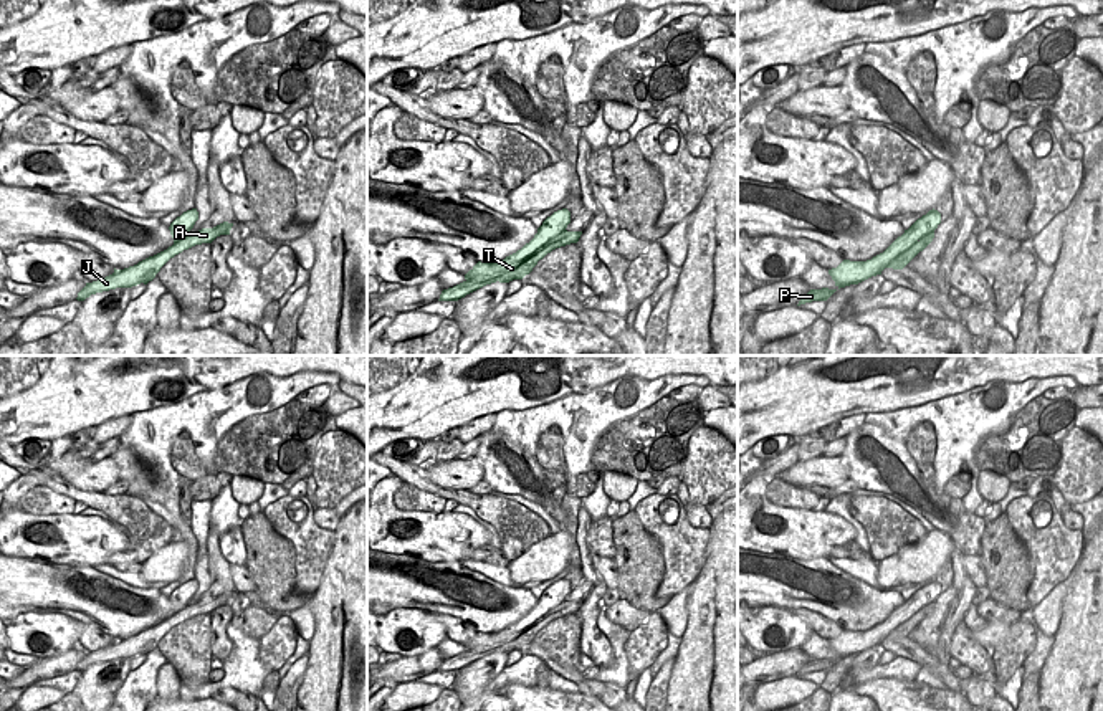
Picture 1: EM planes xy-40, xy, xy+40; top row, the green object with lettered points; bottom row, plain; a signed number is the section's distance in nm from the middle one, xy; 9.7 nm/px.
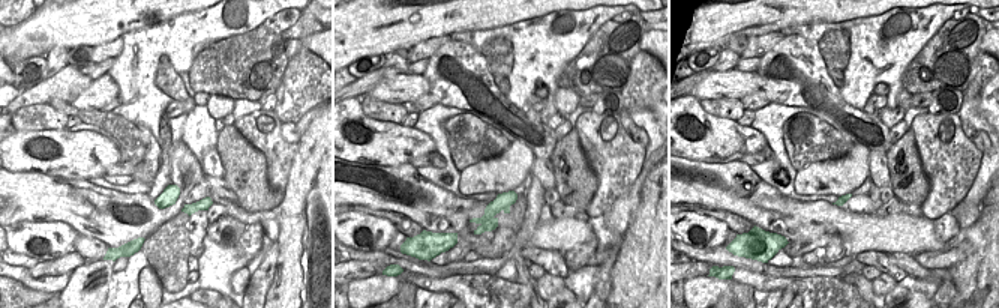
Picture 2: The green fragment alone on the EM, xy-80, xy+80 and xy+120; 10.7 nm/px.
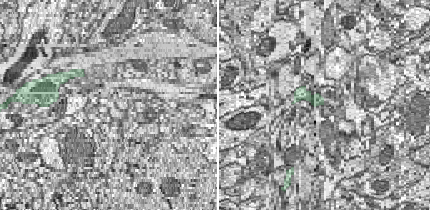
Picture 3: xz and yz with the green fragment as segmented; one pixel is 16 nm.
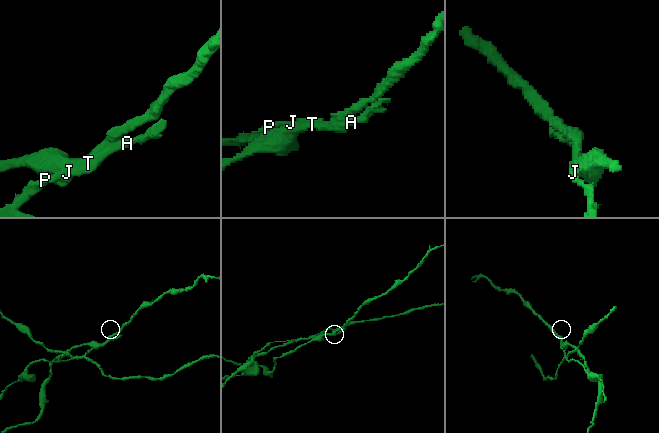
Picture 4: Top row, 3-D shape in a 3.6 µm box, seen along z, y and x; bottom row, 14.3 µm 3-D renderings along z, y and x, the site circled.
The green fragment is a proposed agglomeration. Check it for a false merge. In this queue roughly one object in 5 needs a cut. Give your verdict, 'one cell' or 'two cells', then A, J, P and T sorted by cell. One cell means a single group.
two cells; A J P / T

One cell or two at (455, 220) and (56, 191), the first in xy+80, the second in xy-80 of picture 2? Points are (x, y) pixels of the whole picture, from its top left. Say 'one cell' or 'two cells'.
one cell

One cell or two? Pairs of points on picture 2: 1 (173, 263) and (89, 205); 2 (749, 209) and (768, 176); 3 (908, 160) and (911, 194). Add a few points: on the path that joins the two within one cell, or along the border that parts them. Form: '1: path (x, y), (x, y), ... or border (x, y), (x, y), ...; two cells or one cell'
1: border (174, 218), (162, 223), (146, 239); two cells
2: border (750, 167), (779, 191); two cells
3: path (909, 169), (914, 173), (911, 185); one cell

